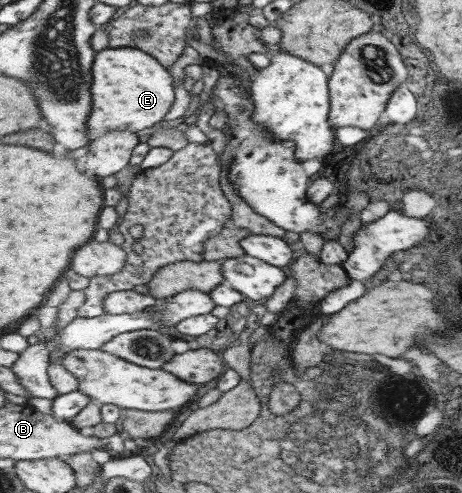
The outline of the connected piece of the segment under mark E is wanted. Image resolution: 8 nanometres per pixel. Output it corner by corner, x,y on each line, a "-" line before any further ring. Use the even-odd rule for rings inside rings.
107,47
96,53
93,64
93,108
89,116
89,139
111,130
143,131
165,119
175,103
175,79
168,67
149,52
134,47

